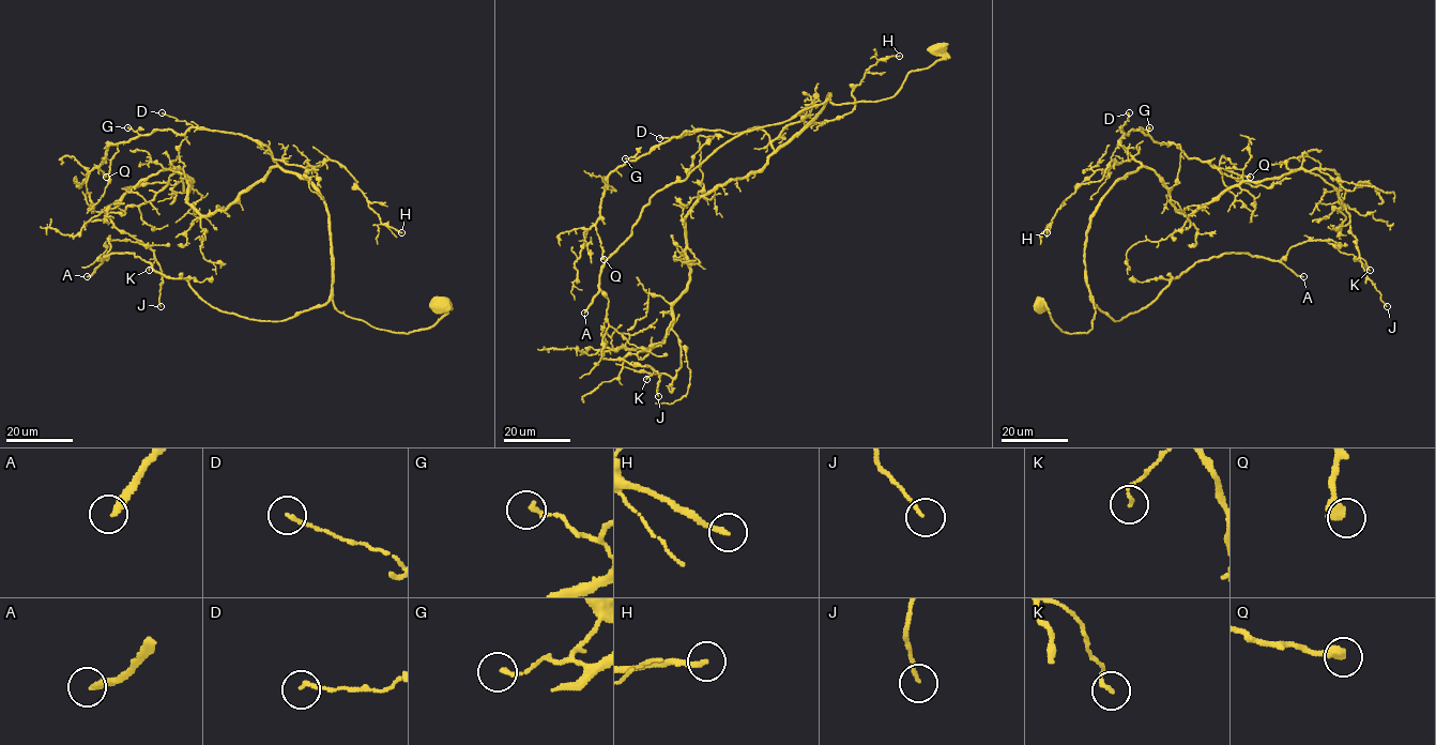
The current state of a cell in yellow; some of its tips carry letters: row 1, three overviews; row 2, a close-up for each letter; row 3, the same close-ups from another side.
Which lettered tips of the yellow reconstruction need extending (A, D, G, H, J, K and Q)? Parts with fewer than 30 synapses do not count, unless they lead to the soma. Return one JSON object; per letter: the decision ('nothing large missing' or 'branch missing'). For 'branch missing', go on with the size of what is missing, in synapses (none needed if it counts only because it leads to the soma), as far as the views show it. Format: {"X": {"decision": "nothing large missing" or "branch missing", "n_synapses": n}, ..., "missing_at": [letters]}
{"A": {"decision": "branch missing", "n_synapses": 200}, "D": {"decision": "nothing large missing"}, "G": {"decision": "nothing large missing"}, "H": {"decision": "branch missing", "n_synapses": 80}, "J": {"decision": "nothing large missing"}, "K": {"decision": "nothing large missing"}, "Q": {"decision": "nothing large missing"}, "missing_at": ["A", "H"]}

